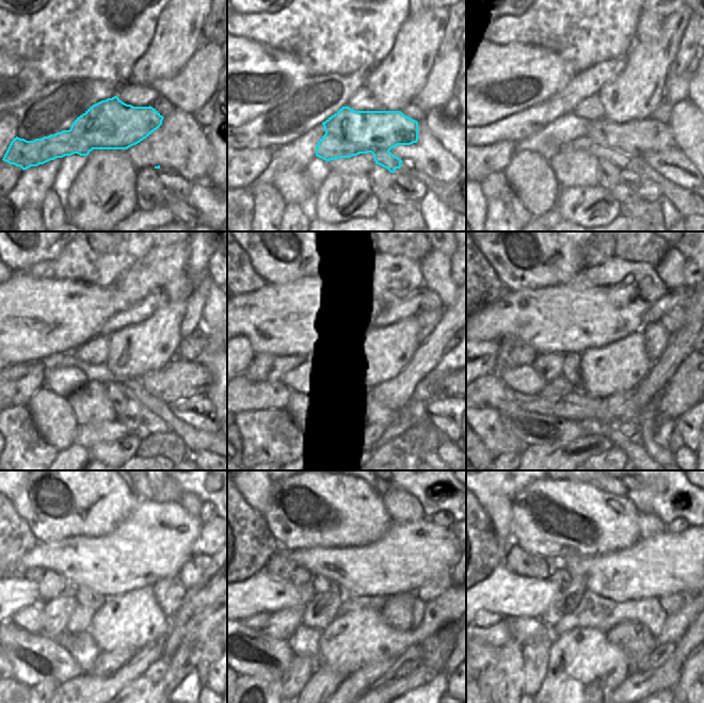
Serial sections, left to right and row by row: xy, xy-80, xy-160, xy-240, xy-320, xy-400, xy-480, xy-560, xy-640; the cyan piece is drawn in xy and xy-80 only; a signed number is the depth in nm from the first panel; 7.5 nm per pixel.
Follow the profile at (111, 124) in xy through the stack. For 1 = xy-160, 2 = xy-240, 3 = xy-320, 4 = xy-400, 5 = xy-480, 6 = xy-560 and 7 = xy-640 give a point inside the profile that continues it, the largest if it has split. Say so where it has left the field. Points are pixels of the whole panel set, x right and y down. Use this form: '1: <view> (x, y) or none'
1: xy-160 (625, 145)
2: xy-240 (179, 379)
3: xy-320 (444, 389)
4: none
5: none
6: none
7: none

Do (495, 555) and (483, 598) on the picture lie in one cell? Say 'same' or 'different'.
different

